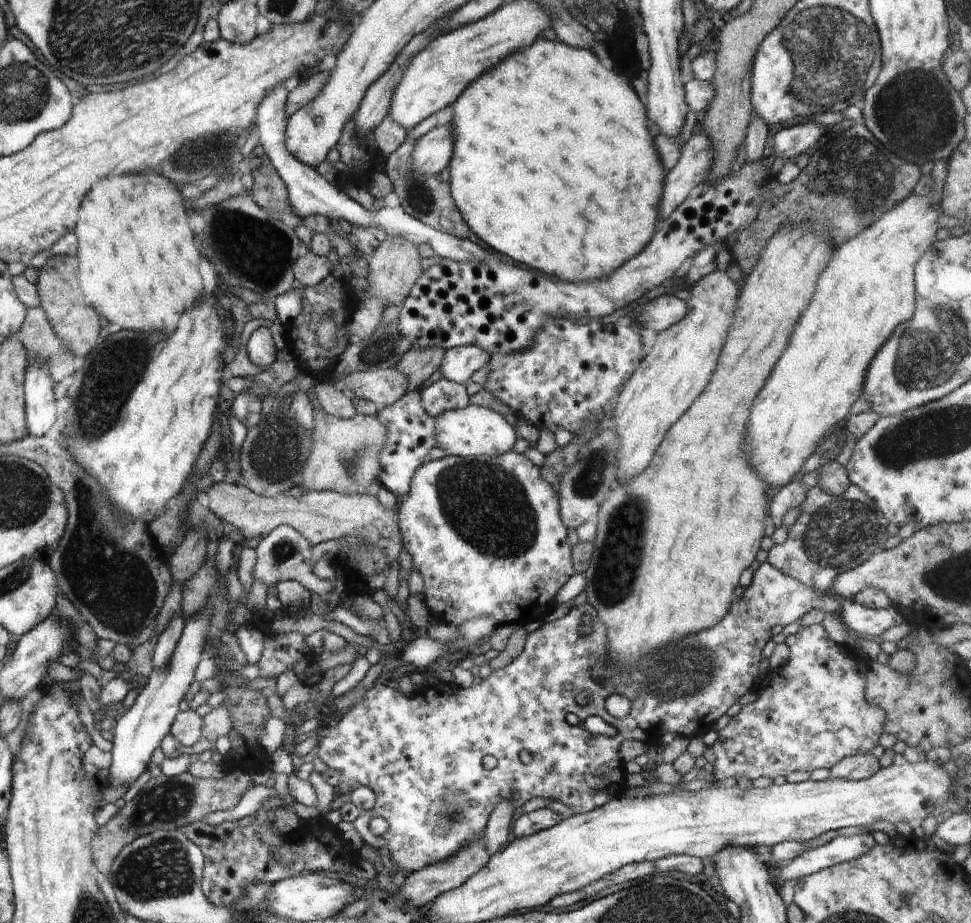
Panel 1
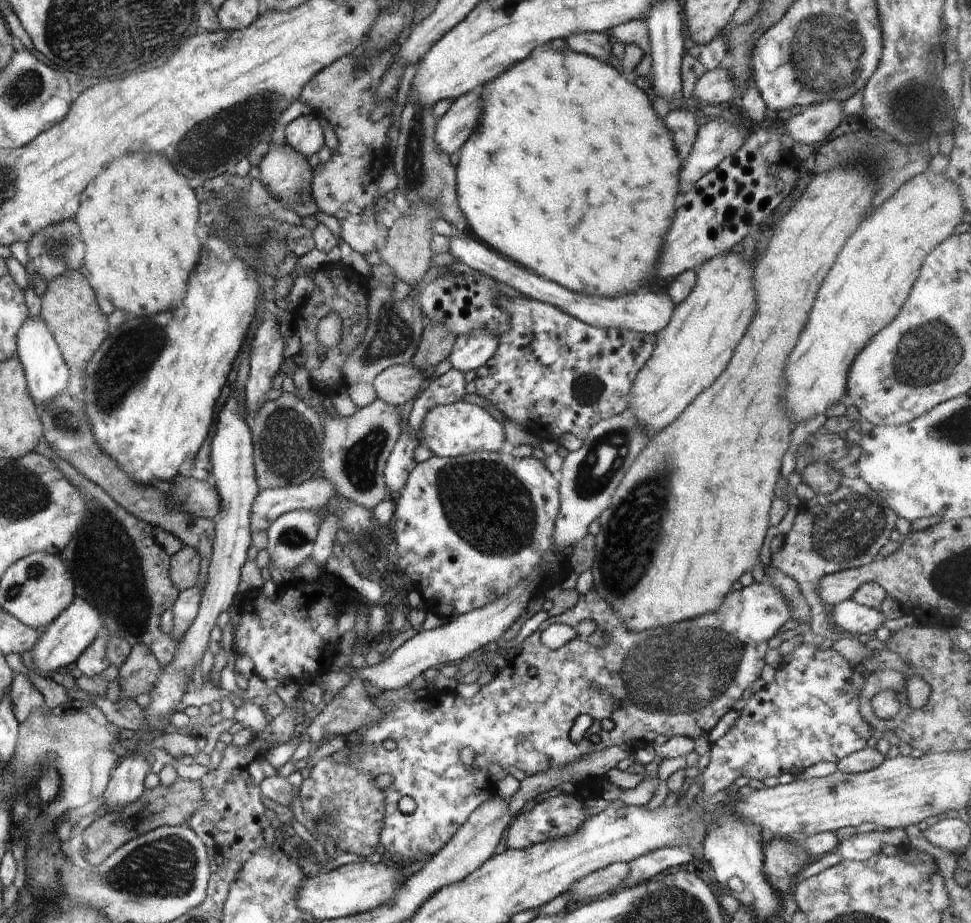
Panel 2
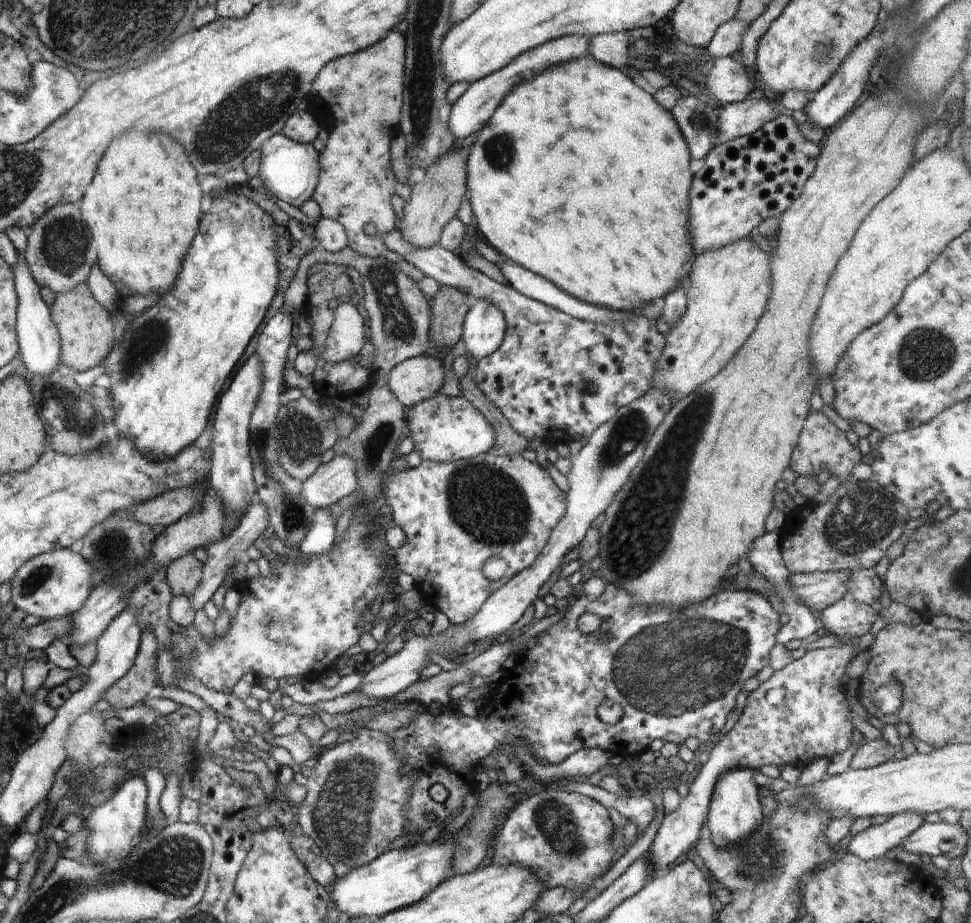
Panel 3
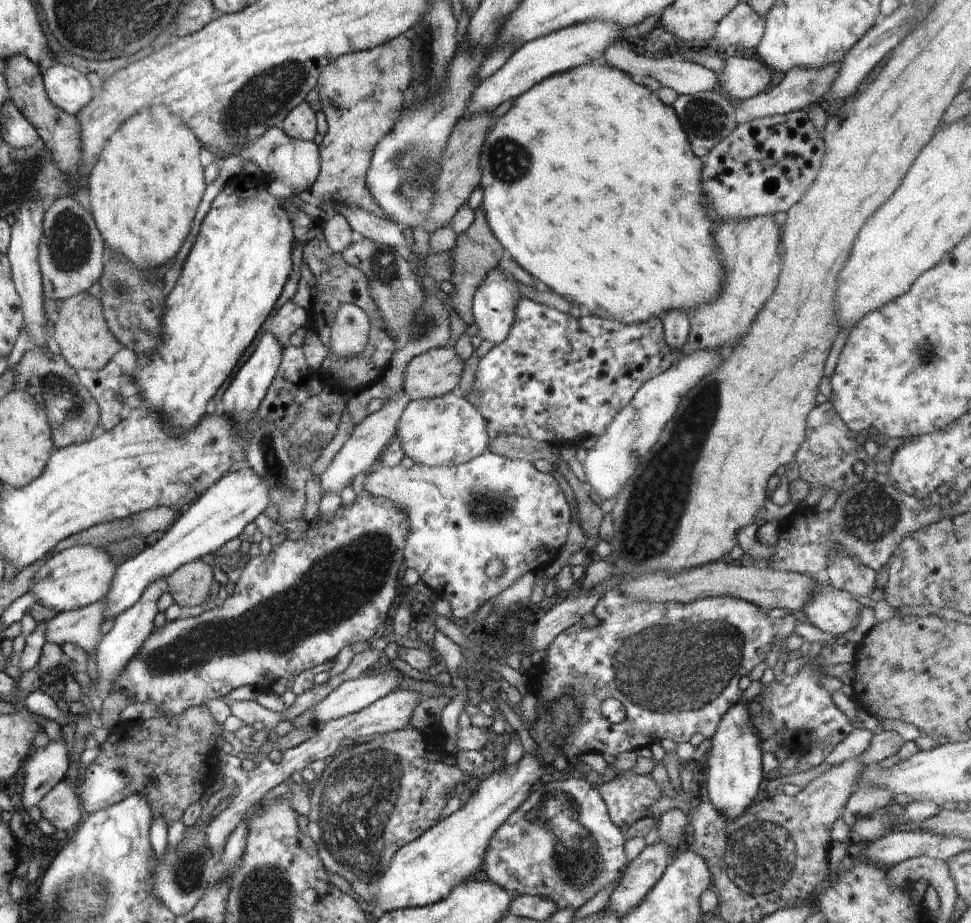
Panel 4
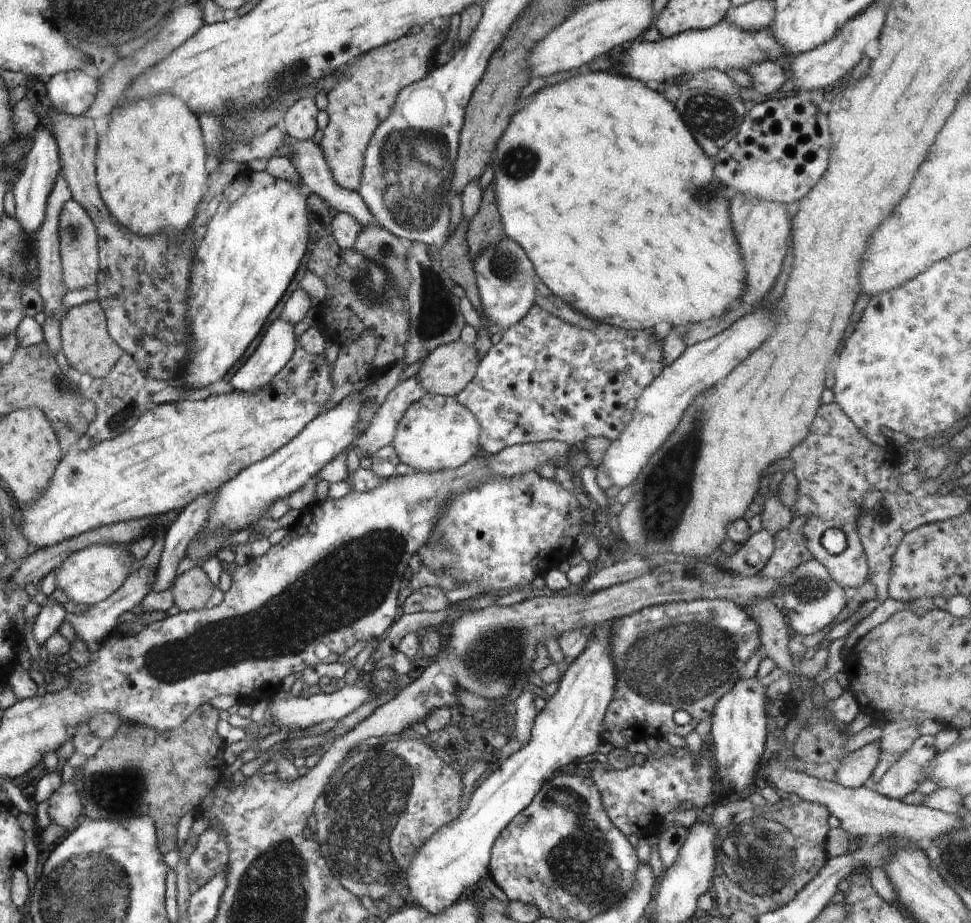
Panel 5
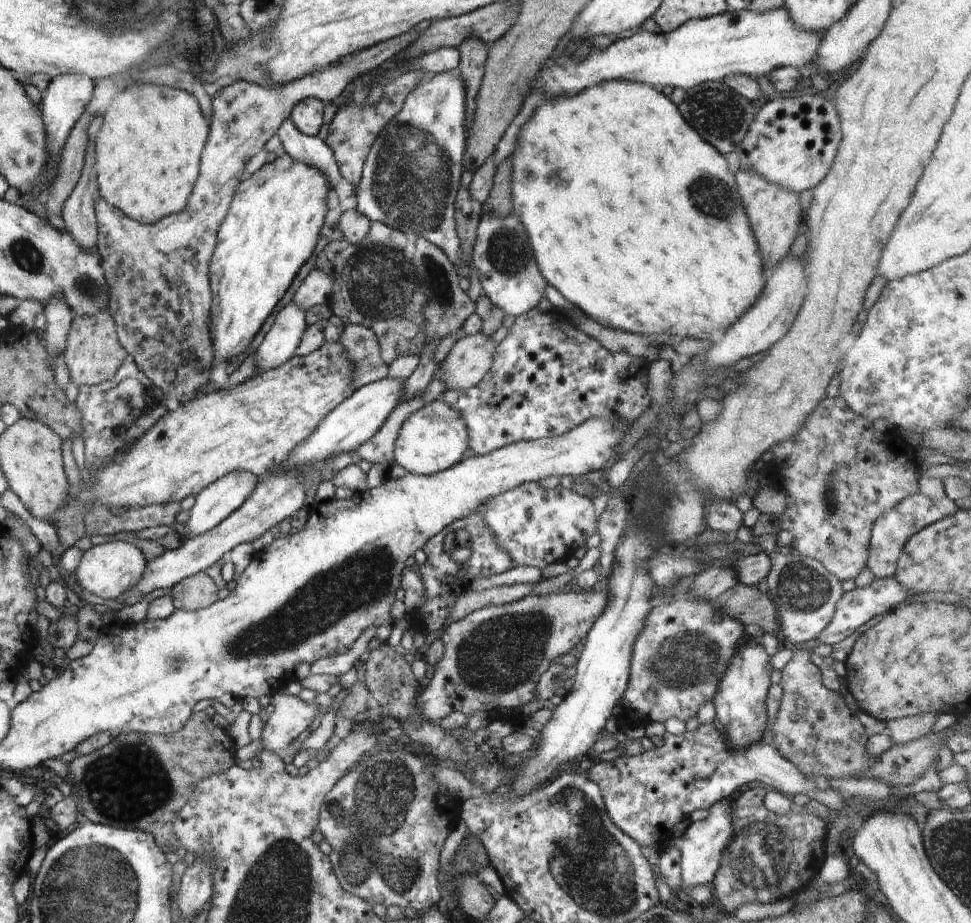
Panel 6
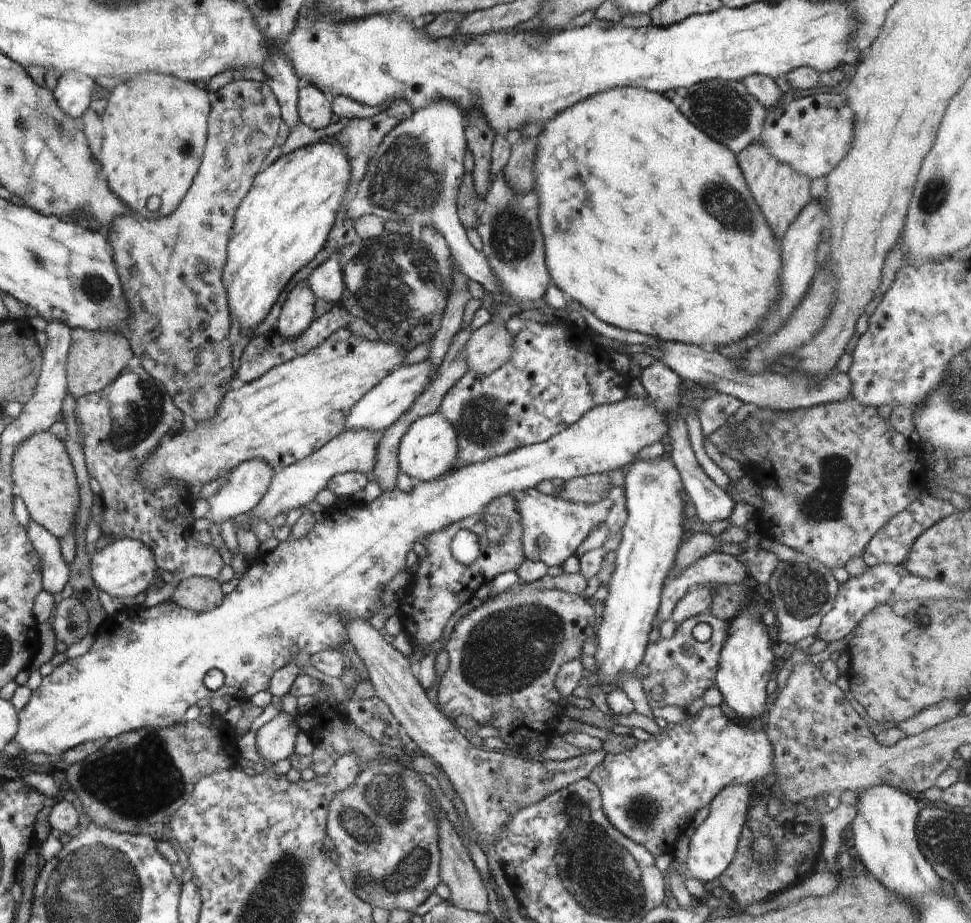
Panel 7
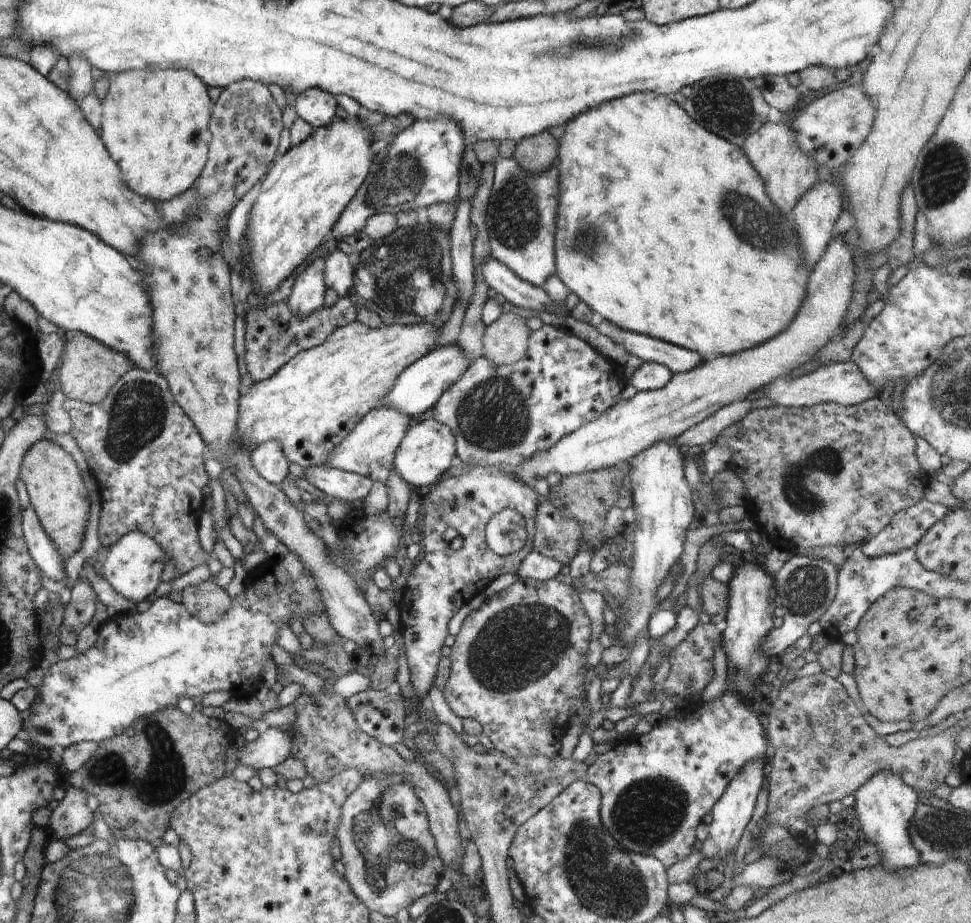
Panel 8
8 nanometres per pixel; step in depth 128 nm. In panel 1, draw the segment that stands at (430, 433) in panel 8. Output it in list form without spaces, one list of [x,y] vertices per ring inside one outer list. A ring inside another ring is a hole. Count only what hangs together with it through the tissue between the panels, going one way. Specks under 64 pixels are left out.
[[[466,405],[461,409],[443,412],[435,417],[436,444],[448,455],[471,457],[478,455],[498,456],[512,451],[516,442],[515,428],[502,415],[478,405]]]

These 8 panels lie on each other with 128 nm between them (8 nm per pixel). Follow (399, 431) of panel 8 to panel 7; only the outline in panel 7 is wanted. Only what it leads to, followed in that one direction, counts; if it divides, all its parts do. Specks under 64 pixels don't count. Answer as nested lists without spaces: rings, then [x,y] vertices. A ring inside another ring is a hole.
[[[348,430],[342,435],[332,438],[330,442],[306,456],[303,460],[277,471],[268,484],[266,494],[258,502],[252,512],[244,514],[248,528],[252,530],[253,518],[260,518],[261,521],[272,523],[276,516],[299,507],[306,507],[310,502],[315,501],[317,494],[329,485],[330,478],[336,474],[346,472],[360,472],[368,474],[376,464],[376,450],[378,442],[382,438],[382,431],[370,432],[370,430]]]

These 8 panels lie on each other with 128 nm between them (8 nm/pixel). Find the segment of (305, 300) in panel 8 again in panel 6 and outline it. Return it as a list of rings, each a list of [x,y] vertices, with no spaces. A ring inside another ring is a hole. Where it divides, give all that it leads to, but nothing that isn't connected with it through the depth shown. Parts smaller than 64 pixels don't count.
[[[290,302],[276,316],[261,346],[256,350],[256,368],[259,371],[274,370],[296,354],[306,331],[305,311]]]

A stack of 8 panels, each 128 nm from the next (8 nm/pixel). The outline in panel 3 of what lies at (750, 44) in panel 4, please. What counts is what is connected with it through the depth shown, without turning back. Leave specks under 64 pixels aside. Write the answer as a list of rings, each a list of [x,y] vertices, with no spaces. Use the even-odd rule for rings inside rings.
[[[732,17],[723,22],[707,46],[709,54],[716,60],[720,57],[728,57],[732,52],[736,52],[741,48],[743,36],[748,31],[748,27],[749,24],[738,17]]]

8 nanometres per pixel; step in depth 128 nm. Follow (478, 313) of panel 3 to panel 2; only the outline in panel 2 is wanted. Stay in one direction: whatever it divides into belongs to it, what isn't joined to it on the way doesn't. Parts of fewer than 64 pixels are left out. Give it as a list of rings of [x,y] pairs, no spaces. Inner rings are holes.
[[[472,331],[456,338],[449,360],[464,374],[486,364],[499,345],[499,336],[492,331]]]

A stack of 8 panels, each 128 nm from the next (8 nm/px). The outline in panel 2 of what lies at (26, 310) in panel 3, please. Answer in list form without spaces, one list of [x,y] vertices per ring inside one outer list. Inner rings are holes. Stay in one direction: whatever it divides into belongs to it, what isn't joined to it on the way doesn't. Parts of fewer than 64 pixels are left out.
[[[41,314],[28,317],[18,334],[18,356],[27,373],[28,388],[37,407],[45,407],[52,398],[68,385],[69,368],[61,355],[58,343]]]

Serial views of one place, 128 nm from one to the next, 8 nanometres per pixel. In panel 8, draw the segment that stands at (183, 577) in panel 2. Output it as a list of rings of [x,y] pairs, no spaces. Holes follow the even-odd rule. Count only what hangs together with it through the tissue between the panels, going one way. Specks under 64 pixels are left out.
[[[211,579],[197,585],[186,586],[182,590],[182,596],[181,603],[188,613],[206,624],[220,620],[220,616],[224,616],[224,612],[228,612],[228,608],[232,606],[231,598],[226,590]]]

